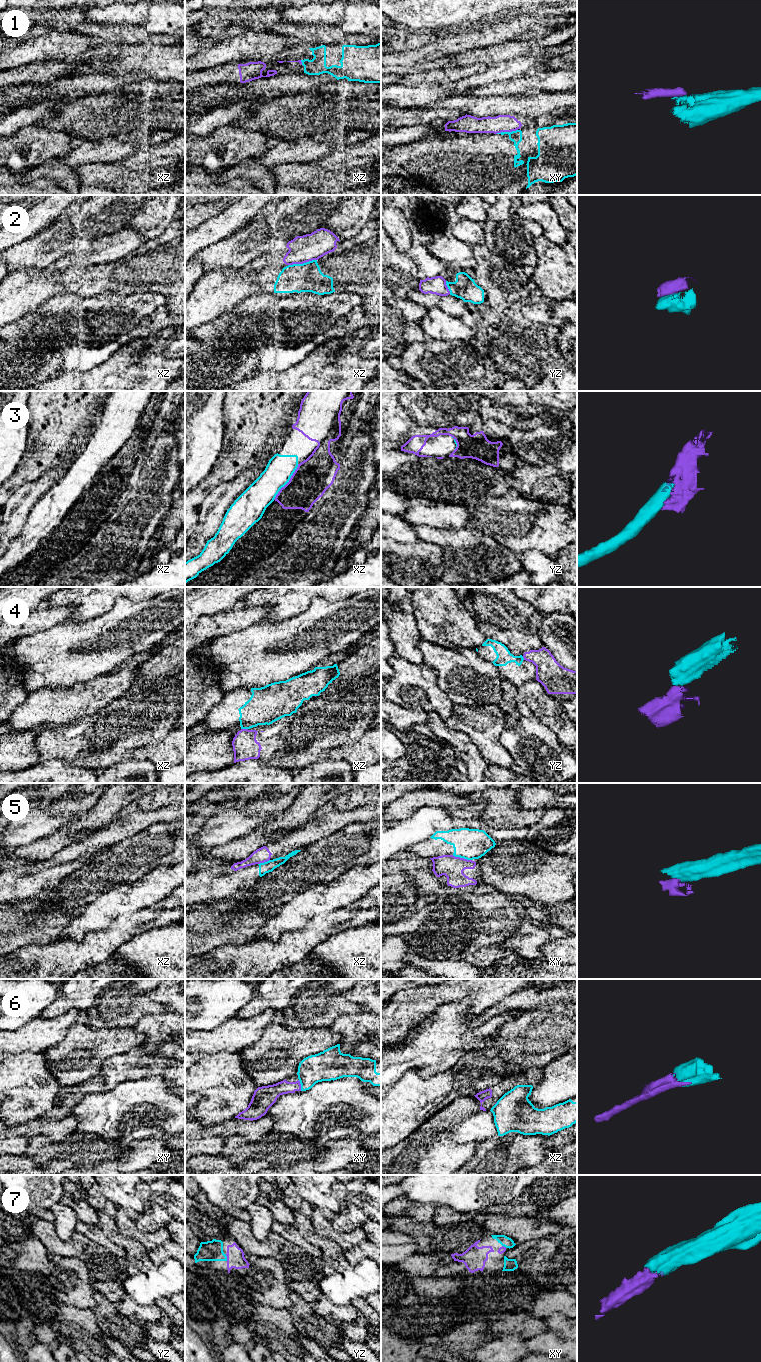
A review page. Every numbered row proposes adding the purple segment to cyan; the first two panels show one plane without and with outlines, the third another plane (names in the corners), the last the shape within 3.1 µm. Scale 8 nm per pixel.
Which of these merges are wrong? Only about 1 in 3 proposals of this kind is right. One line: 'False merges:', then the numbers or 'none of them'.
False merges: 1, 2, 4, 5, 6

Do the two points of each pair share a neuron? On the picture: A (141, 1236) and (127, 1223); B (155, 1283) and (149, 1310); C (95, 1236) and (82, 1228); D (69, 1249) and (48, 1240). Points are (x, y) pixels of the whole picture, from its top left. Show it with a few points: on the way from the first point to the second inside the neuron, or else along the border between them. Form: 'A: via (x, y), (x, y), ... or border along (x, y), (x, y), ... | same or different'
A: via (138, 1234), (130, 1226) | same
B: border along (128, 1296), (139, 1304), (154, 1304) | different
C: via (92, 1233), (85, 1230) | same
D: via (64, 1247), (56, 1246), (53, 1243) | same

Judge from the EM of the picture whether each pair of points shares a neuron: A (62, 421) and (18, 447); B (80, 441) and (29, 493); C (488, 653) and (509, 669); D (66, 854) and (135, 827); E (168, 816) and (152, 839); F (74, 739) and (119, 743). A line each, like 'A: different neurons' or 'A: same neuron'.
A: different neurons
B: same neuron
C: same neuron
D: same neuron
E: different neurons
F: same neuron

